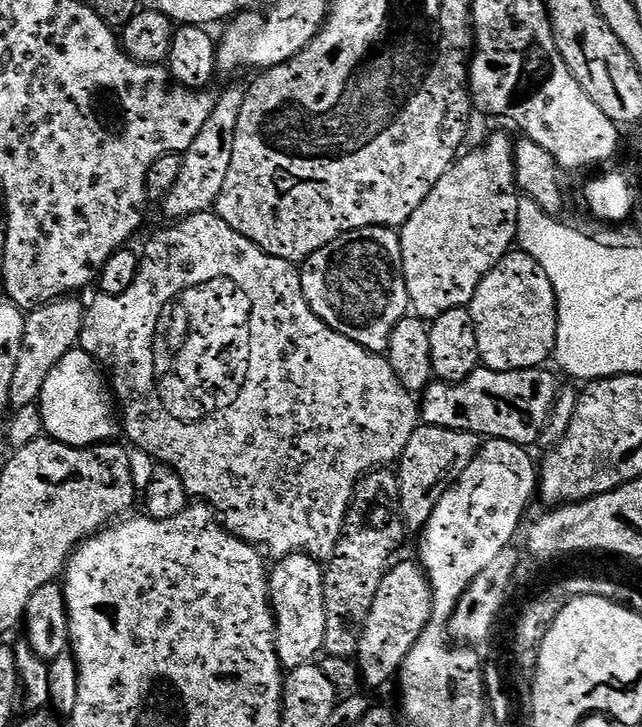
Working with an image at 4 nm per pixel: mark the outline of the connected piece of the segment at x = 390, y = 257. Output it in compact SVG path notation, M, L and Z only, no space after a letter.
M363 228L347 232L334 242L322 246L308 260L303 261L300 268L302 294L306 294L306 302L310 302L310 310L326 326L330 326L338 334L346 334L358 346L368 352L384 354L388 351L388 340L398 322L410 312L406 278L402 270L402 246L400 234L395 228Z

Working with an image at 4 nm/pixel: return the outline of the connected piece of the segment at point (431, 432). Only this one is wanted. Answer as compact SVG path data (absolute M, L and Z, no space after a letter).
M421 423L410 434L410 442L406 442L406 450L398 461L398 475L400 491L398 493L398 507L400 515L409 529L423 529L424 523L434 514L434 506L456 479L474 462L482 447L481 437L470 434L466 430L450 430L442 426Z

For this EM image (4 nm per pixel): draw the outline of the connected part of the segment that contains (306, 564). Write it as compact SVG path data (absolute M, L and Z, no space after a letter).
M296 553L294 555L288 555L281 557L275 564L274 568L271 569L269 573L269 600L272 604L272 611L276 616L276 652L279 655L280 665L283 669L287 671L292 671L297 669L298 666L306 665L311 663L317 653L320 654L323 651L325 642L325 632L326 632L326 608L325 608L325 584L324 584L324 571L321 563L313 559L312 556L308 556L304 553Z

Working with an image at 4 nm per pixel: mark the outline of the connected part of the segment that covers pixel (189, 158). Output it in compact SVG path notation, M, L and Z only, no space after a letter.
M236 104L236 112L228 112L228 120L220 120L220 116L215 114L220 112L220 108L216 105L197 138L183 153L184 165L181 166L172 190L164 202L164 212L170 220L181 220L194 213L207 212L215 205L229 170L241 108L242 104Z

